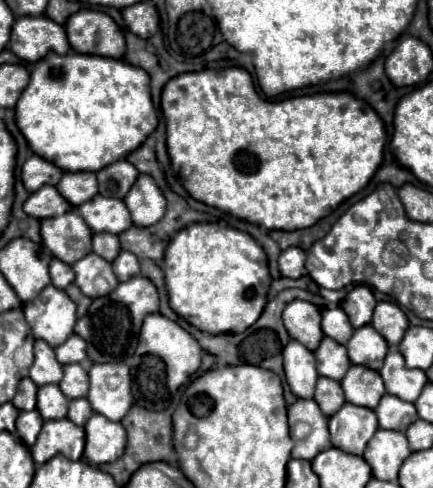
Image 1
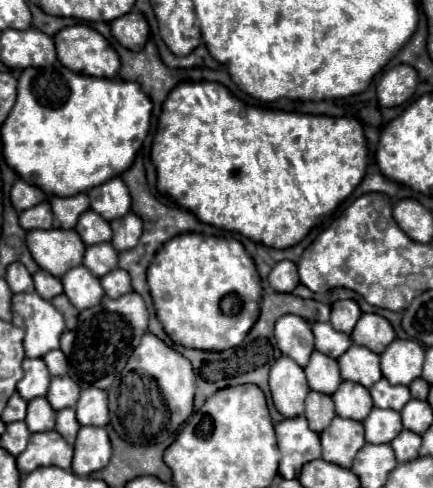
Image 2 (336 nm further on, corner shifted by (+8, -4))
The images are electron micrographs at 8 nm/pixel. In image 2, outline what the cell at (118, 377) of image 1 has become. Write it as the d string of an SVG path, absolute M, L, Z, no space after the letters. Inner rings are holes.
M88 386L82 390L76 404L76 420L82 426L106 426L108 424L108 394L106 390Z

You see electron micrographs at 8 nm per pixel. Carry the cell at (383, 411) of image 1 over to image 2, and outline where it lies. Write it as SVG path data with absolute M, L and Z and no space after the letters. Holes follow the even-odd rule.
M372 408L362 424L370 444L388 444L402 432L402 418L396 410Z

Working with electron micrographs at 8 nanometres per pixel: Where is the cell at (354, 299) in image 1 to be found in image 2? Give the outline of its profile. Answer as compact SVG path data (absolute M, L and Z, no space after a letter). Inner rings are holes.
M336 300L332 304L330 324L344 334L352 334L360 316L362 316L362 310L354 300Z

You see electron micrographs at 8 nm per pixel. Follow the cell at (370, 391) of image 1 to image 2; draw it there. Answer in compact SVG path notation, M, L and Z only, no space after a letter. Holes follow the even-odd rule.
M342 382L340 388L332 394L332 400L336 404L338 416L352 418L358 422L362 422L374 406L368 388L356 384L356 382Z

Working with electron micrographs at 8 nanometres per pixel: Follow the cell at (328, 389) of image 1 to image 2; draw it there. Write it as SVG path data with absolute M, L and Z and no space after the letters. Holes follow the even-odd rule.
M312 390L306 398L306 418L308 418L308 424L312 426L312 430L316 430L316 432L324 430L334 416L336 416L336 412L334 412L332 398L328 394Z

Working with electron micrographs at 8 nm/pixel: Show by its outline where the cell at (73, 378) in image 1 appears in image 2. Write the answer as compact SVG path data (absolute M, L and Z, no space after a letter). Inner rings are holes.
M60 376L60 378L52 378L46 398L54 410L62 410L62 408L74 408L78 394L80 394L80 386L70 376Z

